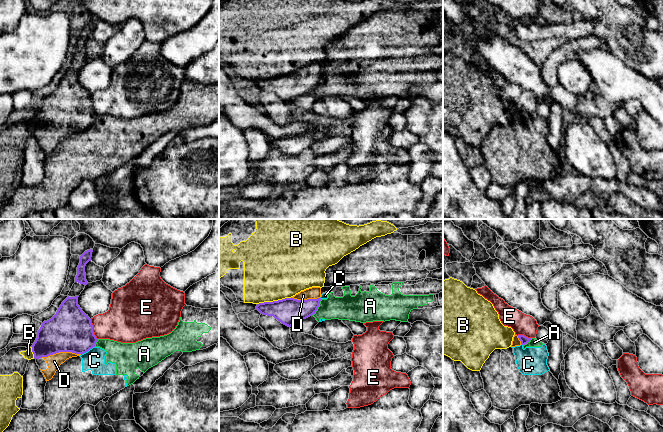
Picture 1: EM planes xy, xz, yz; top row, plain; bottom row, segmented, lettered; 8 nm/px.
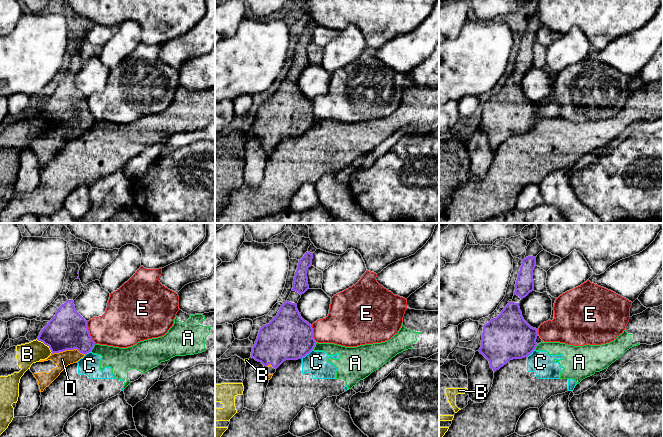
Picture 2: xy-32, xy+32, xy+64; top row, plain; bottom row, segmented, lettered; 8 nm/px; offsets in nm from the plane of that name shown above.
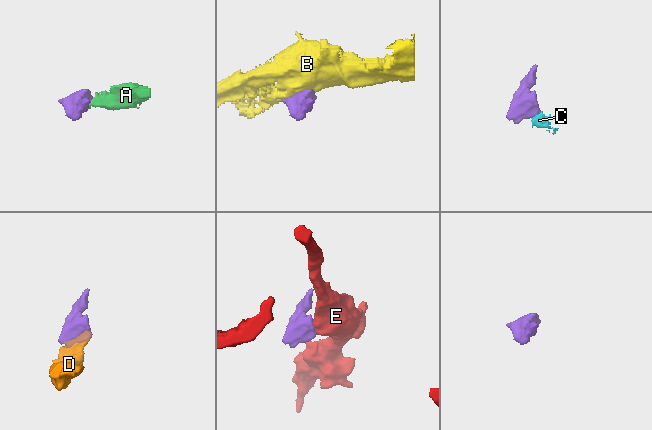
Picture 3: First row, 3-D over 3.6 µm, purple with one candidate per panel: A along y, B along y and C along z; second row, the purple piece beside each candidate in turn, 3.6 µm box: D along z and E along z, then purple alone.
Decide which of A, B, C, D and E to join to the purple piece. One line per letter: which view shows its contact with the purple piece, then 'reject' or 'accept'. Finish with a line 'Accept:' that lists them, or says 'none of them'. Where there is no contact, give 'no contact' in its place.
A: contact in xz; reject
B: contact in xz; reject
C: contact in xy; reject
D: contact in xy; accept
E: contact in xy; reject
Accept: D

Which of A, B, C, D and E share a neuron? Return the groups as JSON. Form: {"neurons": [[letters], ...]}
{"neurons": [["A", "C"], ["B"], ["D"], ["E"]]}

